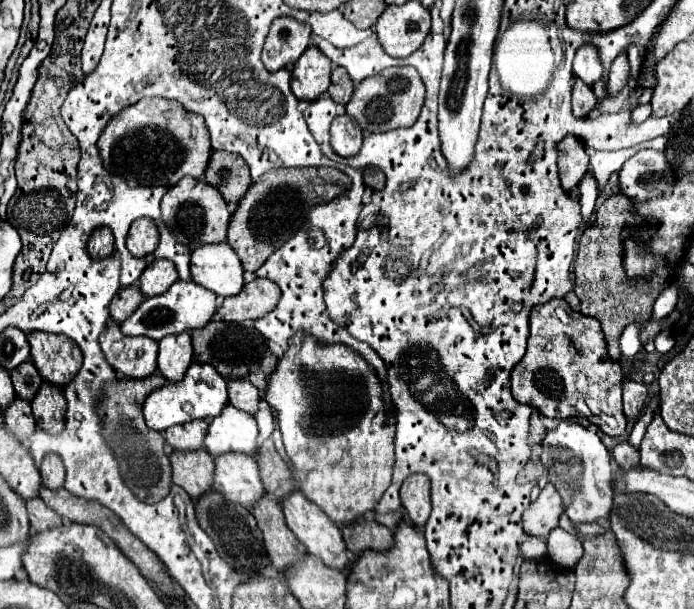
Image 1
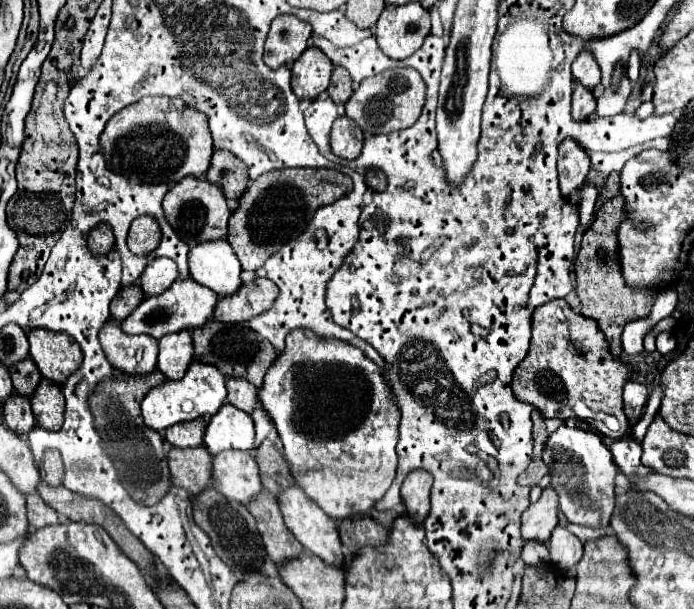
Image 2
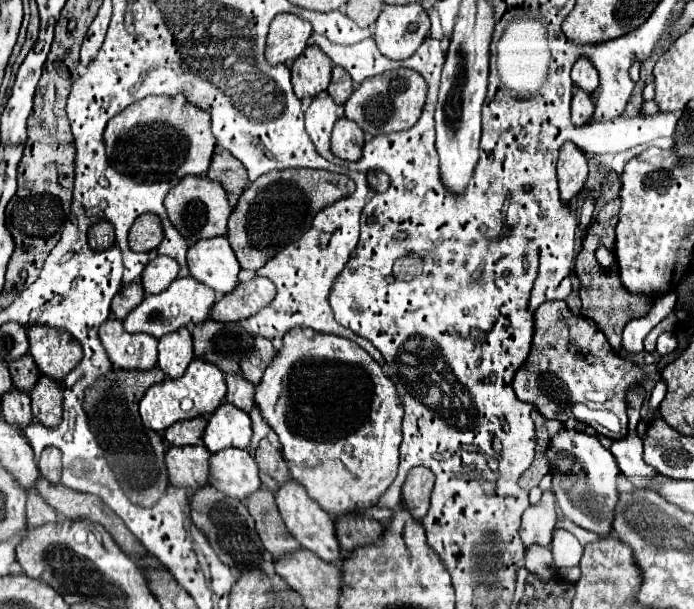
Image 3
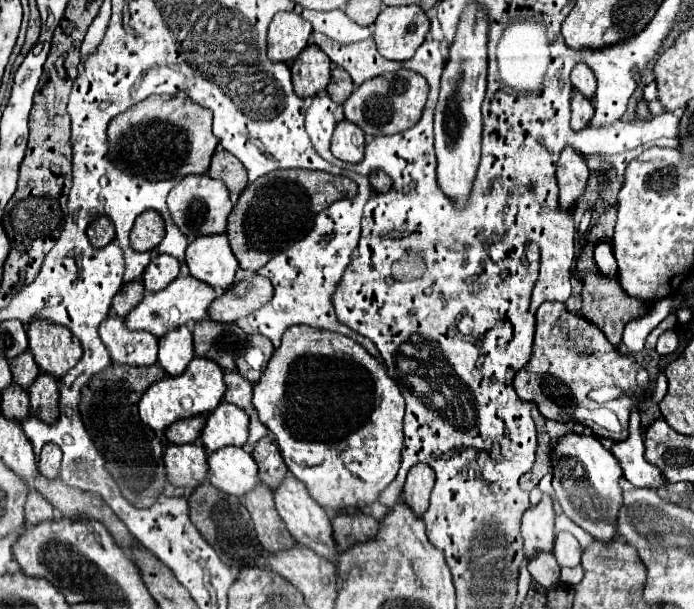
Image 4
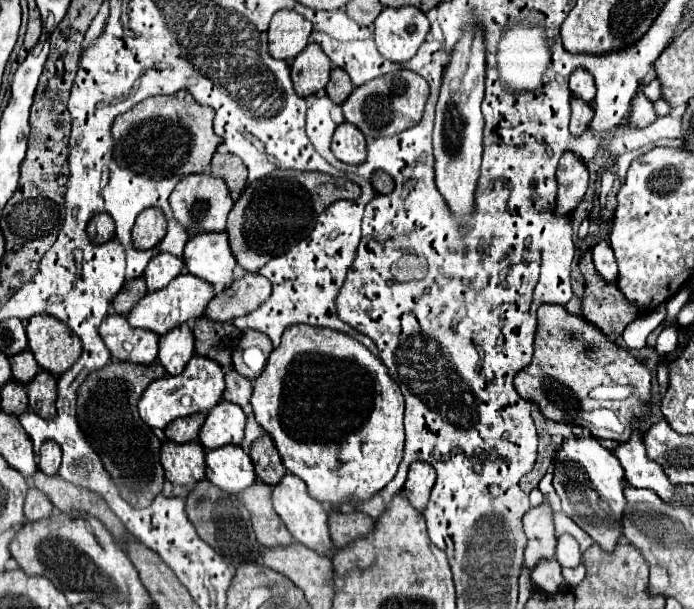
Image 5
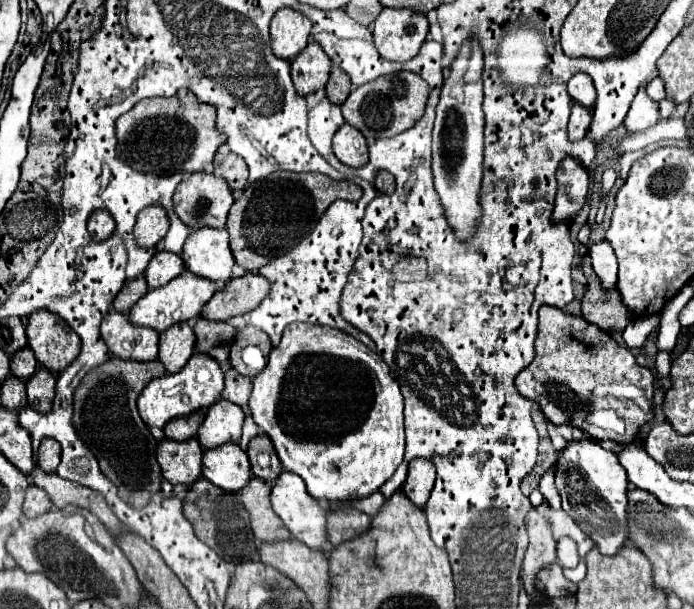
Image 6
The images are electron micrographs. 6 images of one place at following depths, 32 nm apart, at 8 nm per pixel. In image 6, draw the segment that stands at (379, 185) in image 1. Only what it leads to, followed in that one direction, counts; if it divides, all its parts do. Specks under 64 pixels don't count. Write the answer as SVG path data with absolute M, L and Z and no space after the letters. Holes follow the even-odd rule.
M378 172L376 180L374 180L374 186L382 194L392 194L394 188L396 188L396 182L394 182L394 176L390 172Z

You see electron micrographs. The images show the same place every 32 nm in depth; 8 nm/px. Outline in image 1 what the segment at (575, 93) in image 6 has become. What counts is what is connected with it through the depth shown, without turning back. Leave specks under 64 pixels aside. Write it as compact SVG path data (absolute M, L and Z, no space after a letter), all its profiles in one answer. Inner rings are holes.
M590 46L580 48L576 52L574 64L572 64L572 72L586 86L594 86L602 78L602 66L600 66L600 60L598 60L598 54Z

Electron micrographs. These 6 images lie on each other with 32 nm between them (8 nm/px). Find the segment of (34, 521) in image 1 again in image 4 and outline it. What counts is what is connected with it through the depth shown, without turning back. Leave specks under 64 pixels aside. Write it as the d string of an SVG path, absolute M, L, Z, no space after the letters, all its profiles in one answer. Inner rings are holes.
M30 490L26 498L26 524L34 526L36 522L44 522L48 518L54 518L52 504L38 490Z

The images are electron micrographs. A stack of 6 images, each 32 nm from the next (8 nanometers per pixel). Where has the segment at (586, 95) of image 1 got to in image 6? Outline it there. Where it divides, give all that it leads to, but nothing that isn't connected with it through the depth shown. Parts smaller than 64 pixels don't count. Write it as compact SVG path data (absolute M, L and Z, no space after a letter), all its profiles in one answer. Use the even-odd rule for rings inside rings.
M572 104L572 114L568 122L568 138L582 140L590 128L590 122L592 122L592 112L584 110L584 106Z

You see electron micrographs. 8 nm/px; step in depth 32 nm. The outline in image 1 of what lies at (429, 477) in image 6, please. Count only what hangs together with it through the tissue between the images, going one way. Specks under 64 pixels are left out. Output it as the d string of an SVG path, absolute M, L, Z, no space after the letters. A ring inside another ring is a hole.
M410 474L400 488L400 498L410 522L424 528L430 514L430 478L426 474Z

